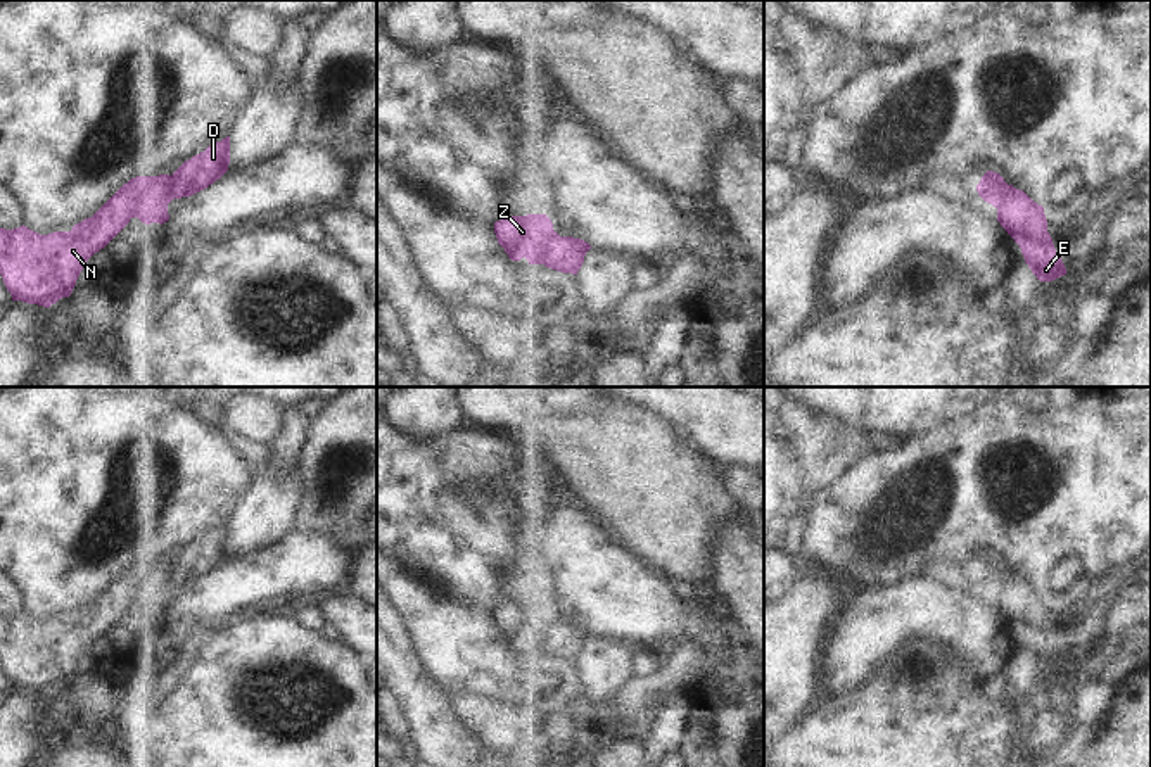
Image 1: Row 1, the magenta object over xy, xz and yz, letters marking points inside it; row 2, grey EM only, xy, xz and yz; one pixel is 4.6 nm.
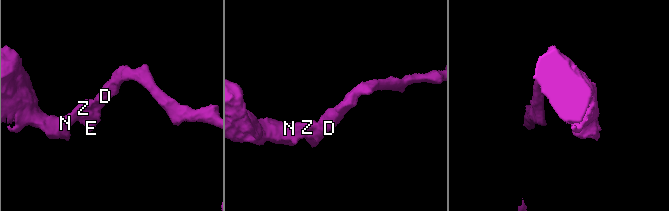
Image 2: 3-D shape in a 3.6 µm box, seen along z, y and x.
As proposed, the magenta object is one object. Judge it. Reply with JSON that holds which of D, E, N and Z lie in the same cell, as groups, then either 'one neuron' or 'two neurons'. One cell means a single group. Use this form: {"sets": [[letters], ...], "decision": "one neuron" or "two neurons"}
{"sets": [["D", "E"], ["N", "Z"]], "decision": "two neurons"}

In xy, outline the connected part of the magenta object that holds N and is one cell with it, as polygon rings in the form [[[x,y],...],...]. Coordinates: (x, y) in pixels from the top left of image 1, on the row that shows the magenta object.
[[[137,176],[71,231],[40,235],[24,225],[0,228],[0,275],[12,301],[50,307],[69,297],[85,263],[143,209],[157,211],[171,176]]]

